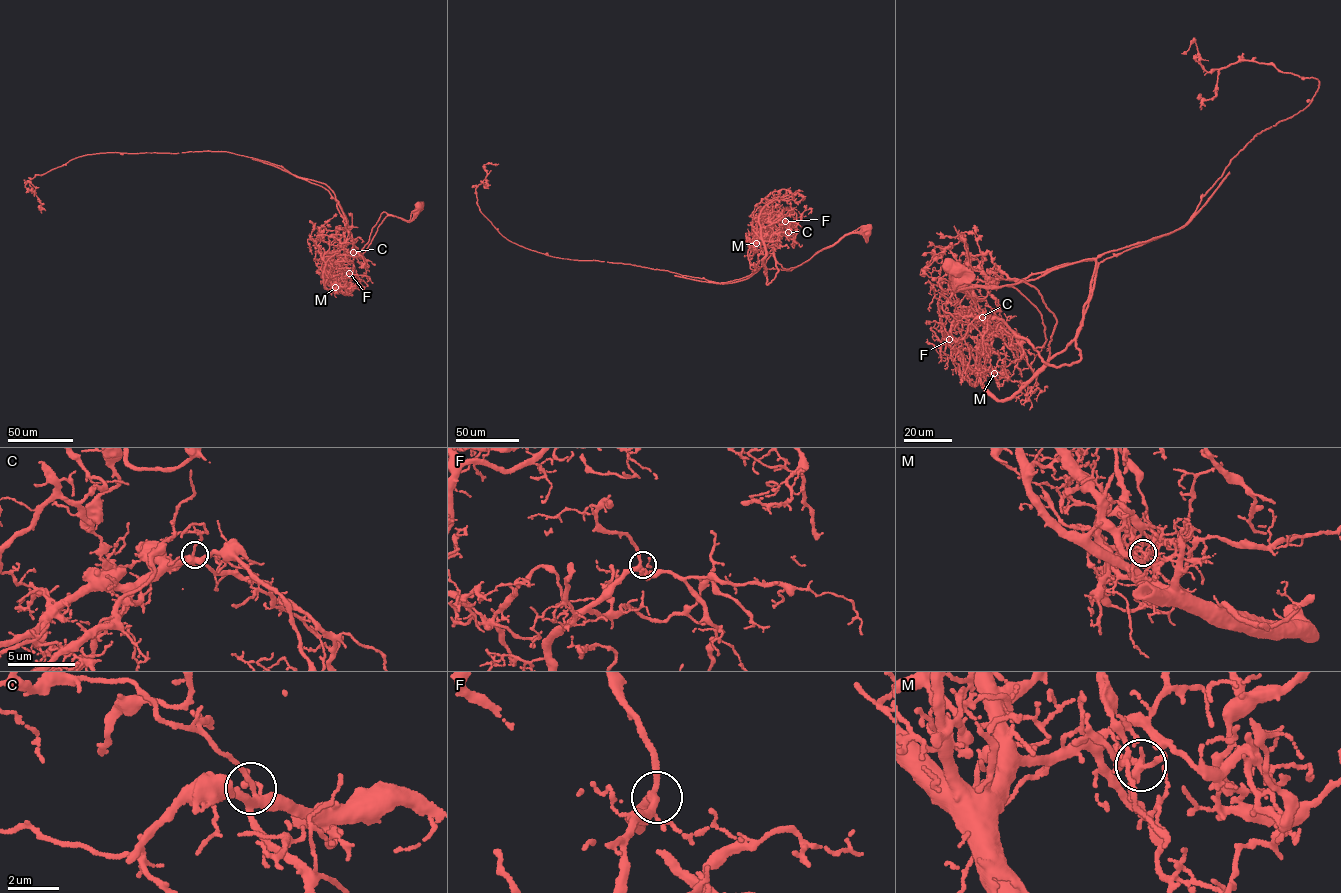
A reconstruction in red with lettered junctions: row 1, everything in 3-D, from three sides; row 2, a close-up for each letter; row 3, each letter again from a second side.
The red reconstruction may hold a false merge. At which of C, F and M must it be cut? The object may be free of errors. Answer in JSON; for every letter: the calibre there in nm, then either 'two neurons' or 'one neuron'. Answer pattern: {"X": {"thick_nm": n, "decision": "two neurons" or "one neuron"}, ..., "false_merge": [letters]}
{"C": {"thick_nm": 280, "decision": "one neuron"}, "F": {"thick_nm": 280, "decision": "one neuron"}, "M": {"thick_nm": 190, "decision": "two neurons"}, "false_merge": ["M"]}

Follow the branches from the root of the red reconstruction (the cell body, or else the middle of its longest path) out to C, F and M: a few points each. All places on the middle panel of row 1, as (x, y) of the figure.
C: (868, 232), (847, 234), (801, 265), (788, 269), (776, 260), (774, 247), (788, 232)
F: (868, 232), (847, 234), (785, 269), (752, 232), (759, 233), (777, 219), (785, 221)
M: (868, 232), (847, 234), (788, 269), (776, 260), (771, 247), (754, 239), (752, 230), (758, 238), (756, 243)

